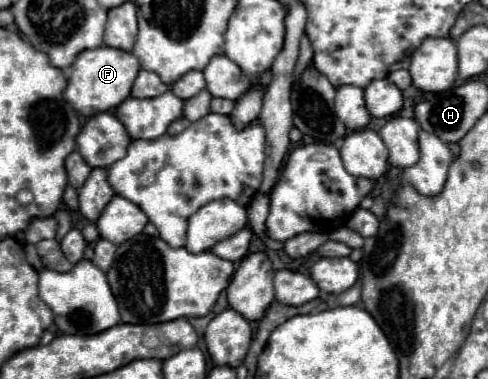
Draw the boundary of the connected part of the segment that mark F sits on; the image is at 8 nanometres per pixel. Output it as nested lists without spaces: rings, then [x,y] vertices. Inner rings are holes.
[[[96,47],[96,49],[86,49],[78,55],[74,65],[70,67],[70,77],[68,77],[68,87],[64,99],[72,103],[72,107],[84,115],[96,115],[98,111],[112,111],[116,109],[124,99],[130,97],[130,87],[140,71],[138,59],[122,49],[112,49],[112,47]]]

